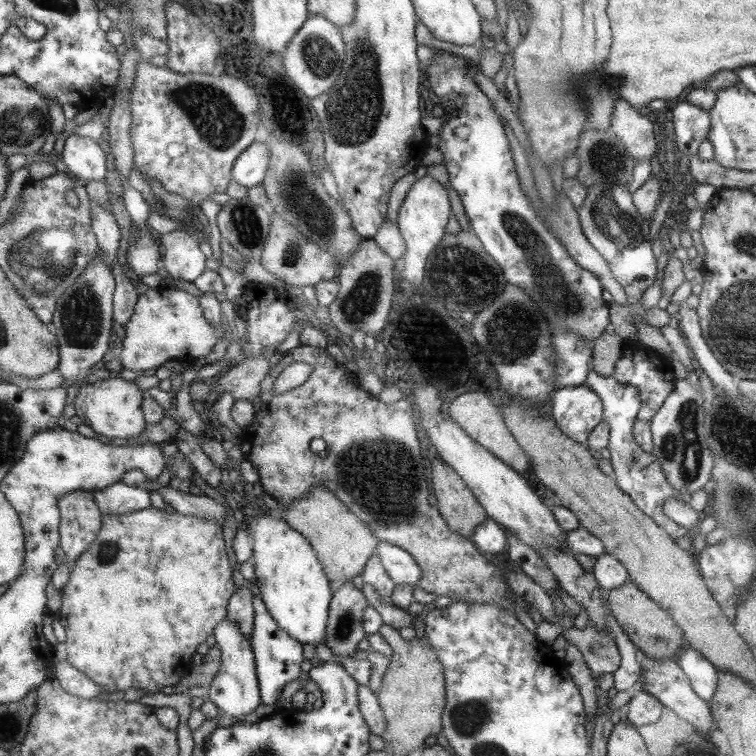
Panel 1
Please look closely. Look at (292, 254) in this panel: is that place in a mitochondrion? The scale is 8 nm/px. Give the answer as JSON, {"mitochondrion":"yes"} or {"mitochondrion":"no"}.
{"mitochondrion":"yes"}

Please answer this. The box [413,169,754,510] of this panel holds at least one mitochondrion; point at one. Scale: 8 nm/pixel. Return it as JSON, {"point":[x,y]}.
{"point":[557,297]}

